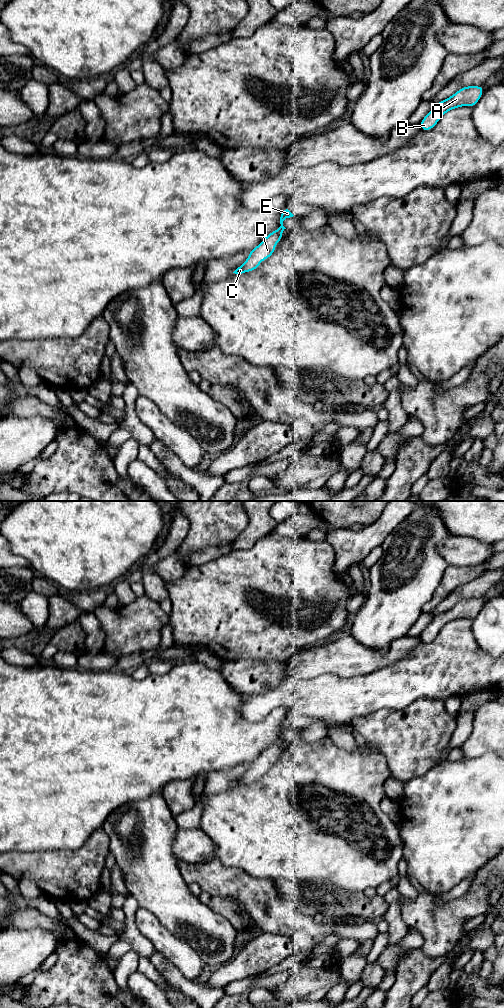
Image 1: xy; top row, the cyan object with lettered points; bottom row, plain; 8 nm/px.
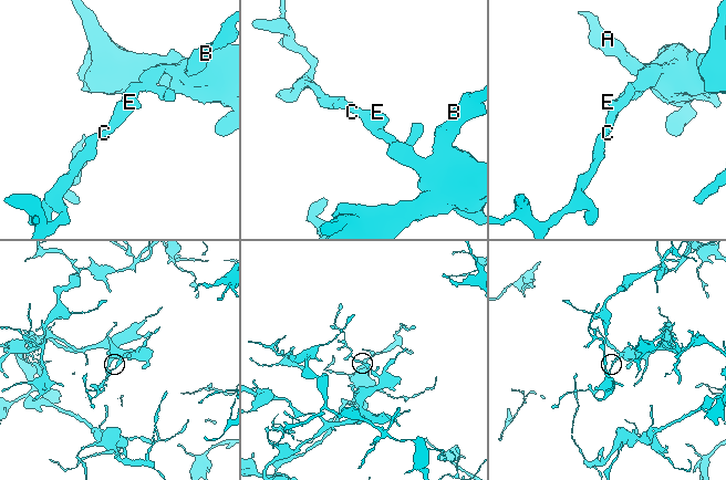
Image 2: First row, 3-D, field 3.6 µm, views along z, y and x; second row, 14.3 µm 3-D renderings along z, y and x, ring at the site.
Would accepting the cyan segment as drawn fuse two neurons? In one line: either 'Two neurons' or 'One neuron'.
One neuron

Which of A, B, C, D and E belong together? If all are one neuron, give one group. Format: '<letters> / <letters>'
A B C D E

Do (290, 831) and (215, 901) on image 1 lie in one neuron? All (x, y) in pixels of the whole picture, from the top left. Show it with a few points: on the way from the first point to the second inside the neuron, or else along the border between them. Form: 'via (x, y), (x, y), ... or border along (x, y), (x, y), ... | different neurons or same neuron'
border along (224, 864), (241, 868), (257, 877), (269, 878) | different neurons

